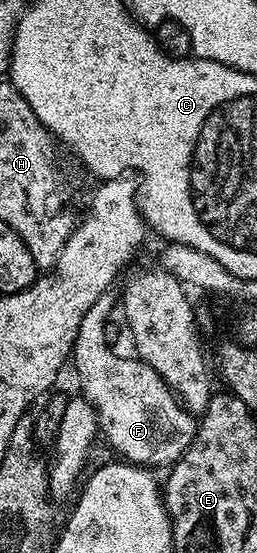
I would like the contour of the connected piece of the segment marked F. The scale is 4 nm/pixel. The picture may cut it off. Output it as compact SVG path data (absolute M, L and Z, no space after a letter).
M109 291L98 295L98 299L86 311L82 323L78 327L76 342L72 344L71 364L76 364L76 377L80 380L82 396L84 400L96 408L96 418L100 424L100 433L112 444L113 454L119 455L123 460L145 467L171 467L176 460L192 446L192 441L196 438L198 421L193 414L189 413L182 404L179 397L168 388L168 384L150 367L147 363L137 359L135 356L119 357L116 353L111 353L104 346L104 328L108 325L108 316L112 313L112 304L117 304L118 297L115 292Z

